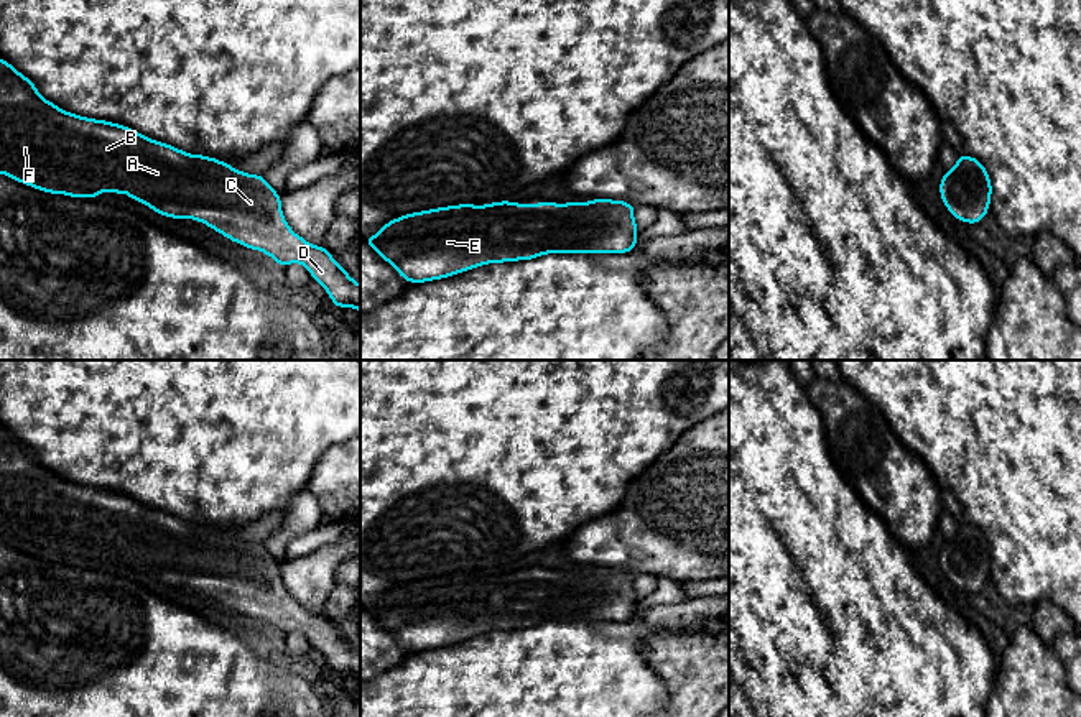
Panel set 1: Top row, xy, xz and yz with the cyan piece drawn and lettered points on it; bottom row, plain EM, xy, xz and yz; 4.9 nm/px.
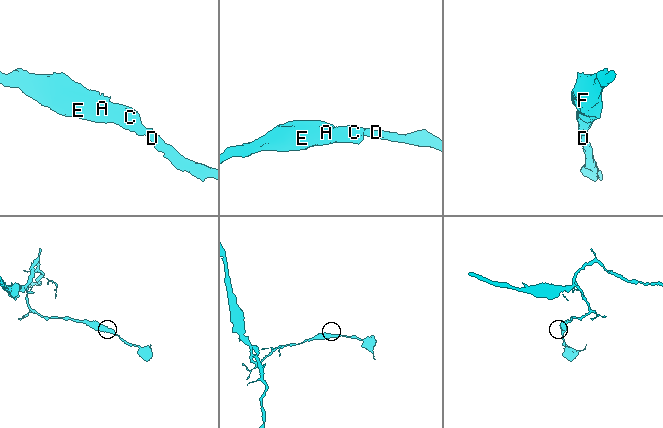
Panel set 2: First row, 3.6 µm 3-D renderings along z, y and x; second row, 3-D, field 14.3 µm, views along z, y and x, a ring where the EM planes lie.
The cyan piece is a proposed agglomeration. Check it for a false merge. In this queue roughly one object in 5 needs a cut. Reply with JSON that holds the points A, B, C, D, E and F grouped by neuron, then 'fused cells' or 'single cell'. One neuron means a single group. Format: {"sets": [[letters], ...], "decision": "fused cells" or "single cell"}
{"sets": [["A", "B", "C", "D", "E", "F"]], "decision": "single cell"}

